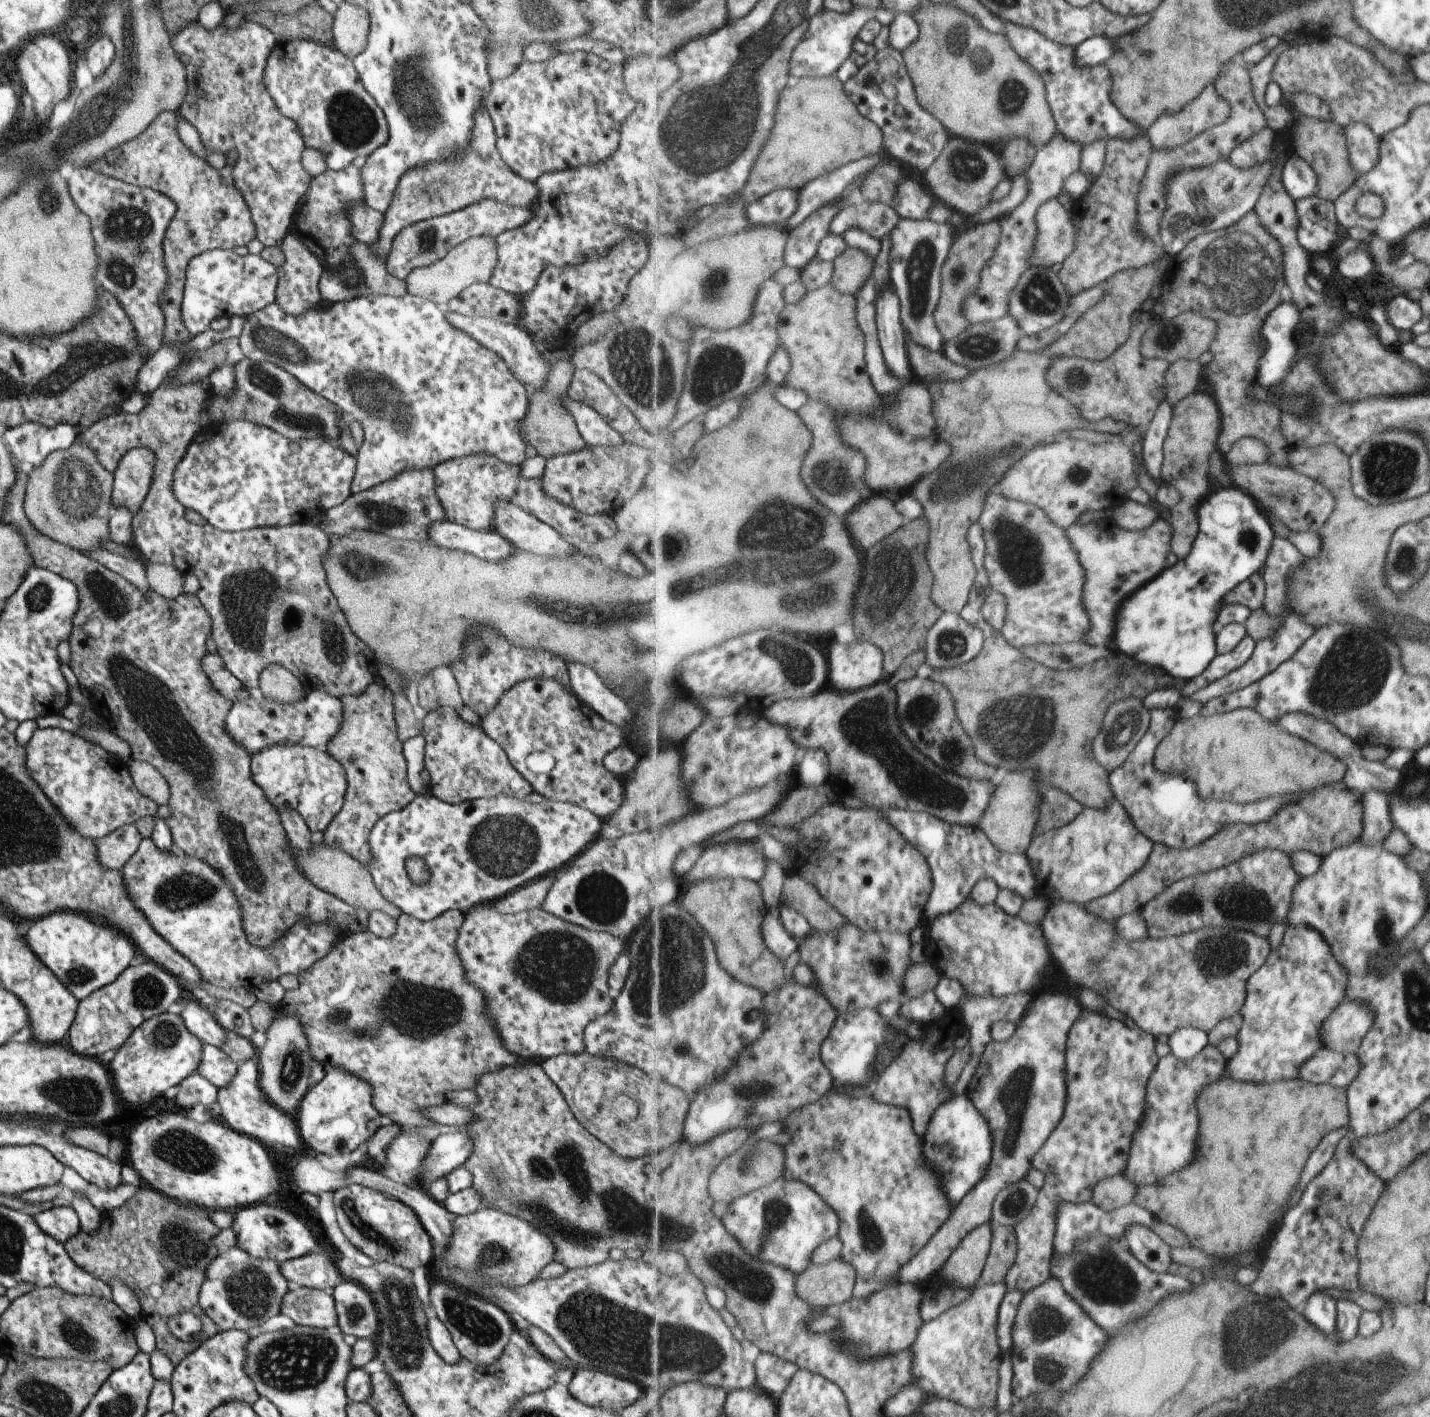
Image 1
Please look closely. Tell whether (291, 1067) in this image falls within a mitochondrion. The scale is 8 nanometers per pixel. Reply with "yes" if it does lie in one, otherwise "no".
yes

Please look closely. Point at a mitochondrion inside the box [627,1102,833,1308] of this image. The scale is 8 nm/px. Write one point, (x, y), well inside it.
(753, 1285)

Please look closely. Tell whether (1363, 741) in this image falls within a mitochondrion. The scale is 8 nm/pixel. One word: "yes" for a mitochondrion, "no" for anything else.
no

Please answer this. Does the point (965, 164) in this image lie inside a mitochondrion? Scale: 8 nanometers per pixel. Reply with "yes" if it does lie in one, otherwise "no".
yes

